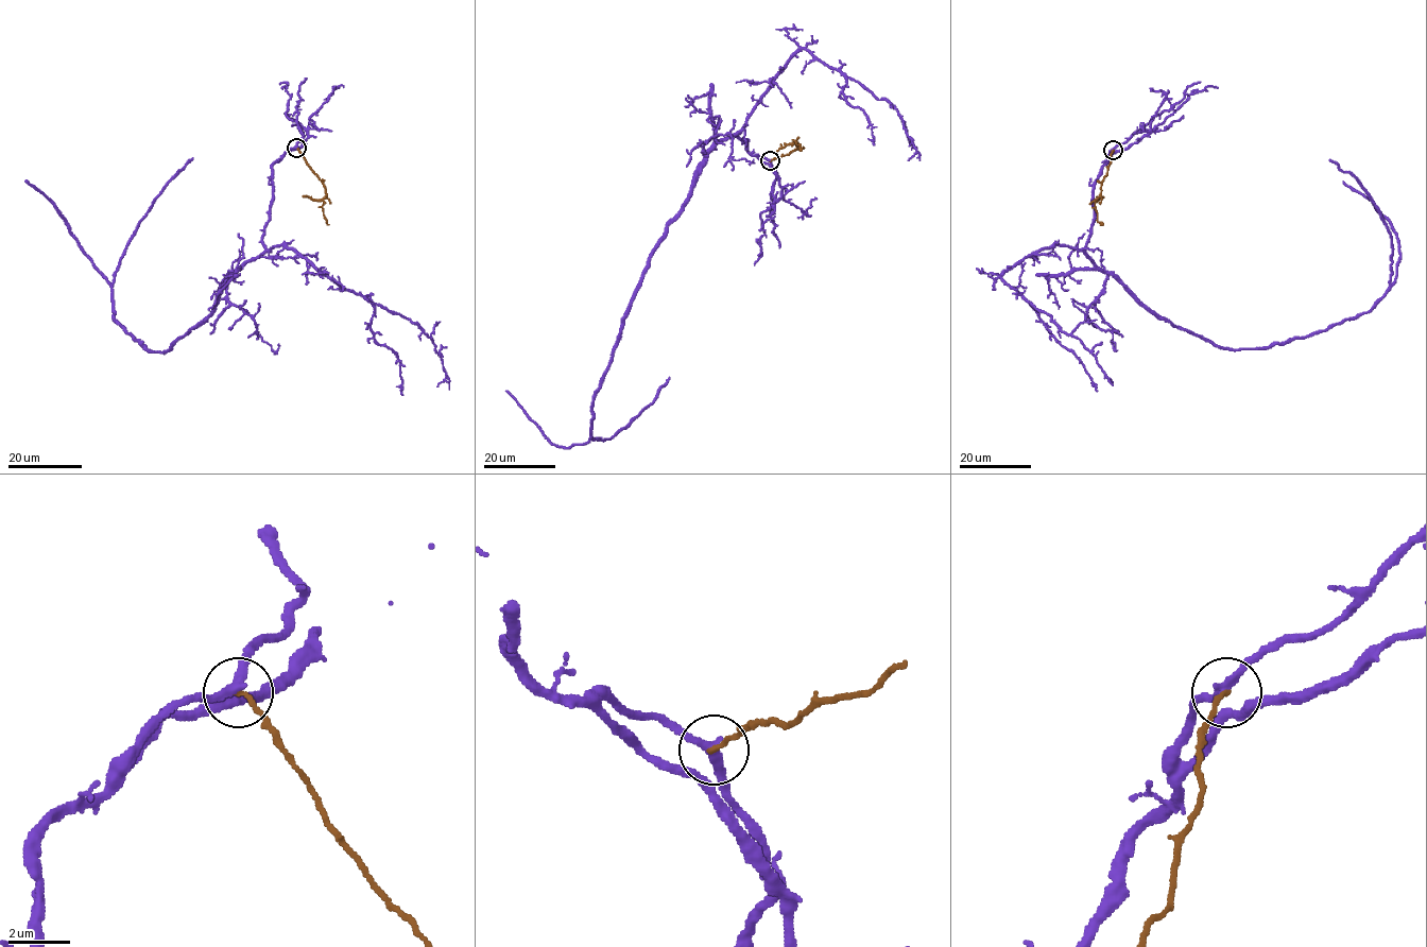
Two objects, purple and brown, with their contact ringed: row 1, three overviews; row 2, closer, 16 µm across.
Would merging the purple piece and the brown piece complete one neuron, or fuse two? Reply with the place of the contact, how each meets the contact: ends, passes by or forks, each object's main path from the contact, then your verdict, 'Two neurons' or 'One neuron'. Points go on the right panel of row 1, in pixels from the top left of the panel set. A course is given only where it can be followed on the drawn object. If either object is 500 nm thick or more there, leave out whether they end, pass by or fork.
Place: (1113, 150). At the ring purple passes by. At the ring brown ends. Course of purple: (1114, 150), (1085, 253), (1159, 316), (1230, 349), (1324, 331), (1389, 287), (1391, 235), (1329, 159). Course of brown: (1114, 150), (1100, 195), (1095, 201), (1097, 221), (1100, 224). Two neurons

